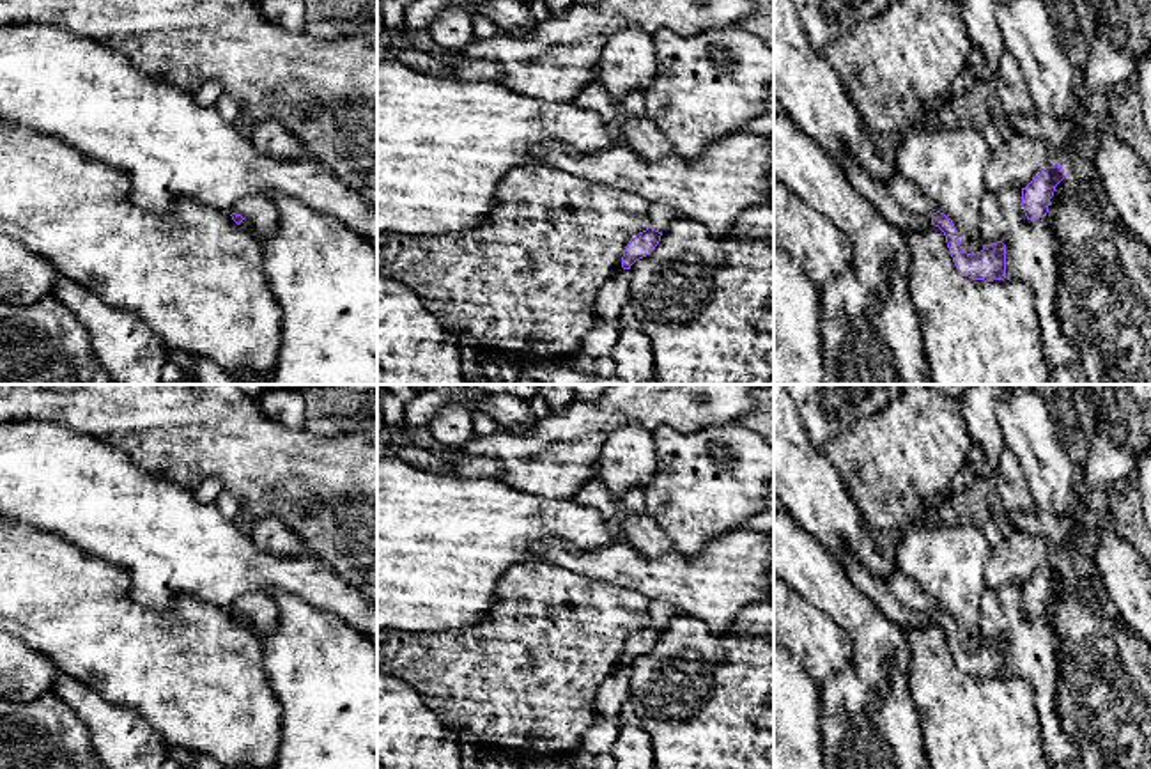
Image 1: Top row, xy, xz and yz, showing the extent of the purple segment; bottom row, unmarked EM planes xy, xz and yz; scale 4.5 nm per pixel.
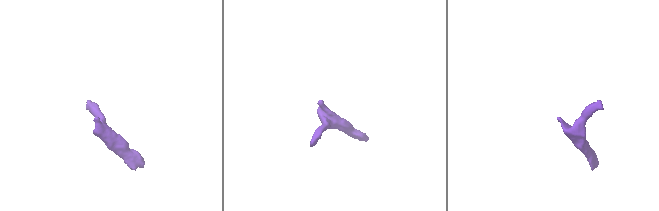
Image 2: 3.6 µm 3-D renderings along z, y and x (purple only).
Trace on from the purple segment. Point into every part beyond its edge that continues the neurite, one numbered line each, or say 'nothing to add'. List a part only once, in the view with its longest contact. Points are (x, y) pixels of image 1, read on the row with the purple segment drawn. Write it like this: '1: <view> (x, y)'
1: yz (907, 222)

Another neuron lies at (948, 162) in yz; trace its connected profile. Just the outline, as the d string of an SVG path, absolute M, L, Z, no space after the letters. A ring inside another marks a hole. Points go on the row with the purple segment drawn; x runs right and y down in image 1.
M947 119L928 122L907 129L891 158L896 172L953 220L962 250L981 252L981 206L992 161L981 129Z

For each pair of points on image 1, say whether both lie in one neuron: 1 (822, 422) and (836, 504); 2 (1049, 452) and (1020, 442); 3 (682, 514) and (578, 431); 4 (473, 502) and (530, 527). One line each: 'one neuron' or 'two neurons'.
1: two neurons
2: one neuron
3: two neurons
4: one neuron

